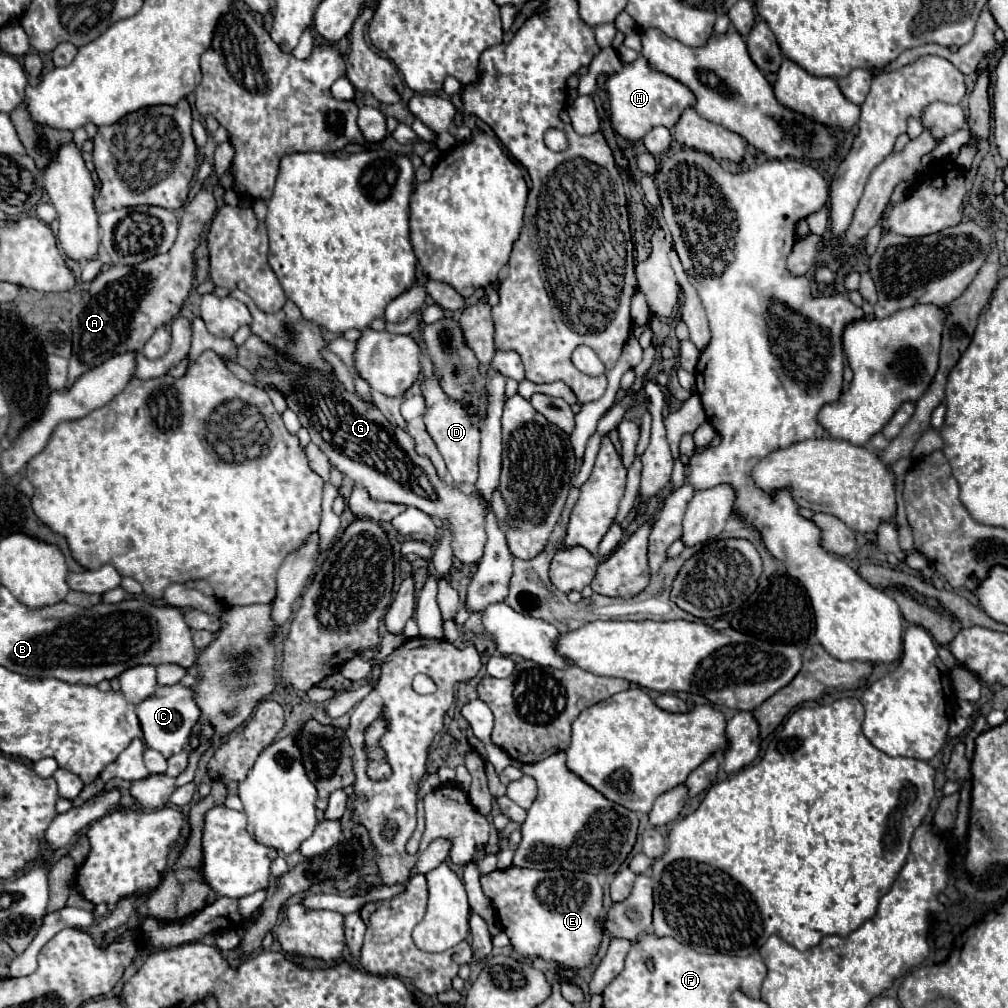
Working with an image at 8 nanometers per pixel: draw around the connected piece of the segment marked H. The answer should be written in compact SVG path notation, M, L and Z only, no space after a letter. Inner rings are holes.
M643 55L635 63L623 65L621 73L609 75L605 87L611 103L613 129L619 135L623 135L629 143L643 139L645 133L649 133L657 125L671 129L685 109L695 107L693 91L689 91L689 87L685 87L681 81L657 69L651 69L651 65Z

